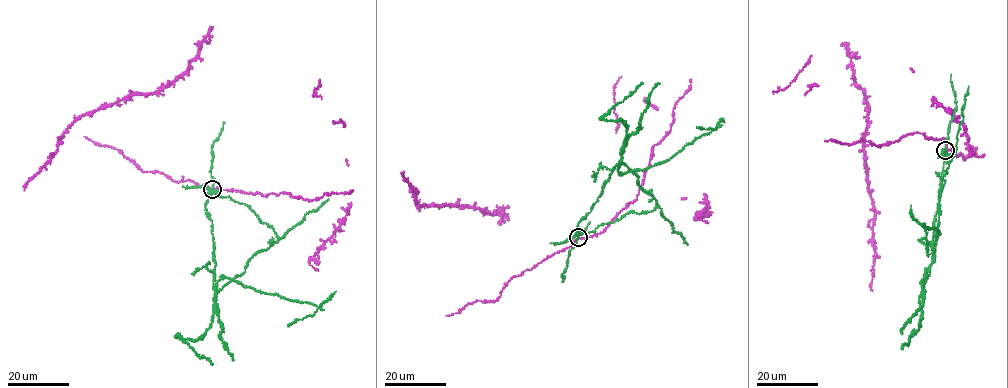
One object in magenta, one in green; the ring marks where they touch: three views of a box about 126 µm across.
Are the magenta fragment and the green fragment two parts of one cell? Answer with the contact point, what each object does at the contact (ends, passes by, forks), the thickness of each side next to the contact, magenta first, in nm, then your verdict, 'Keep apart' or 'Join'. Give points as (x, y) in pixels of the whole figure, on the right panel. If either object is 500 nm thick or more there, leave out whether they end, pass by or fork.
Place: (945, 150). At the ring magenta passes by. At the ring green passes by. Thickness 150 nm (magenta) against 240 nm. Keep apart

